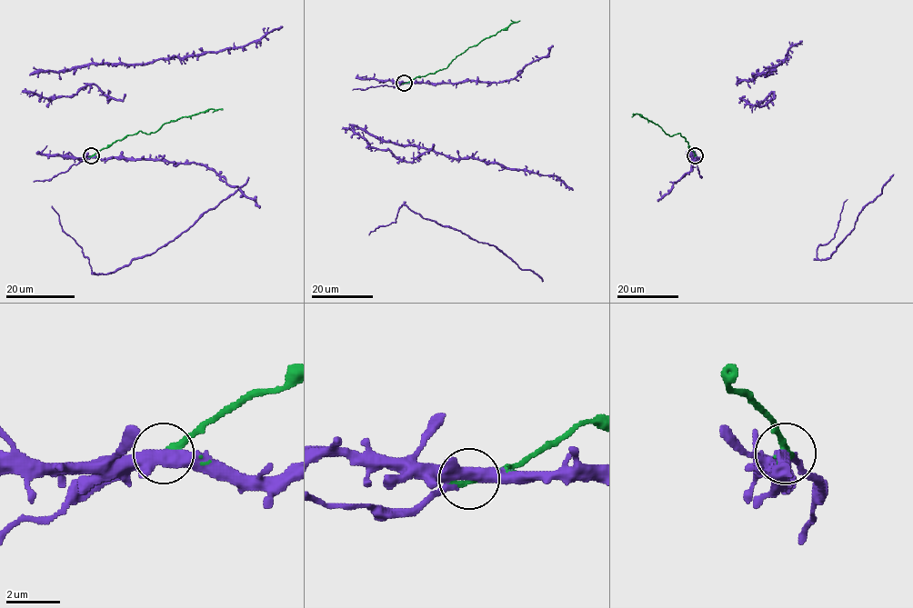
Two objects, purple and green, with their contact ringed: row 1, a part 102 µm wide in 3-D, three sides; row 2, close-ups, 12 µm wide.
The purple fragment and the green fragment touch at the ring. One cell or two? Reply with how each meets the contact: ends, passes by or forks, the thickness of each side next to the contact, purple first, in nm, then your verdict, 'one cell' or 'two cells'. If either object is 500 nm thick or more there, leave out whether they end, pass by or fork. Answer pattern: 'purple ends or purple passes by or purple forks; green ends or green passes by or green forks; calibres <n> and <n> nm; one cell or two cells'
purple forks; green ends; calibres 400 and 280 nm; one cell

